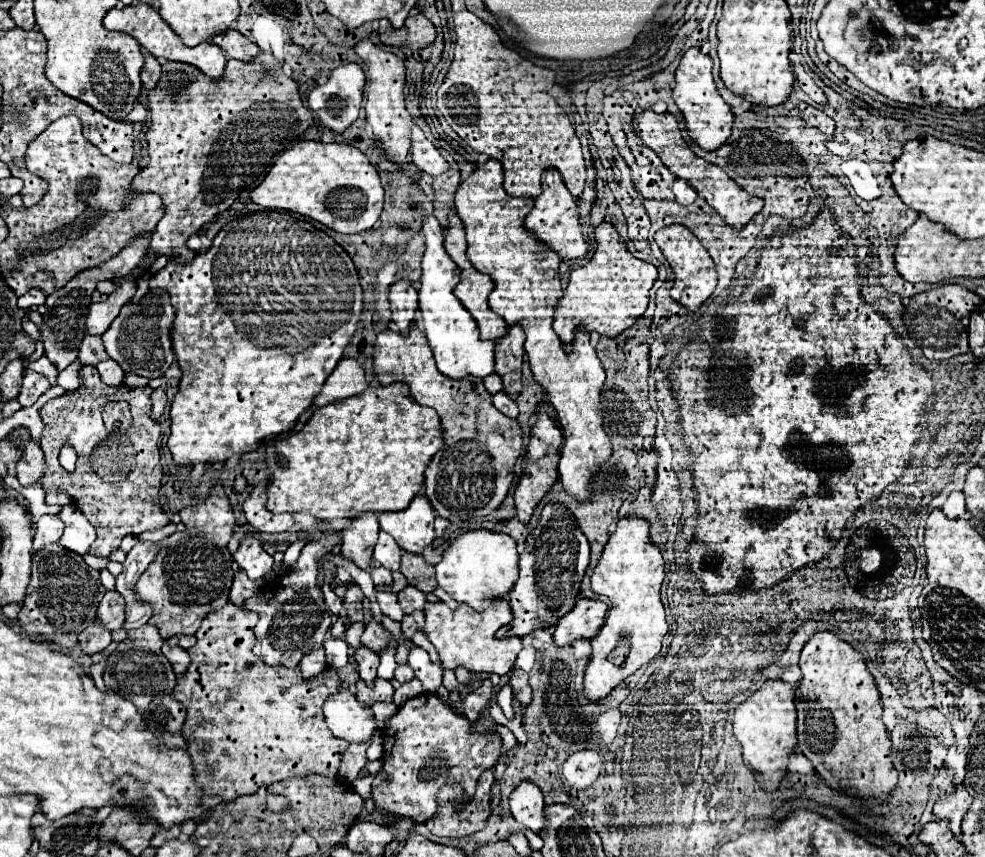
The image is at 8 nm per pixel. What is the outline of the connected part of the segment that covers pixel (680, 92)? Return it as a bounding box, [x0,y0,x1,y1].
[673,49,733,151]

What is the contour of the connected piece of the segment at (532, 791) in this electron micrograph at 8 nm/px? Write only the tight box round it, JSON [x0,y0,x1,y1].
[509,781,545,833]

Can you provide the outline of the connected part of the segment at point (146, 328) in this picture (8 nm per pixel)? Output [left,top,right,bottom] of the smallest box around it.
[103,295,175,377]

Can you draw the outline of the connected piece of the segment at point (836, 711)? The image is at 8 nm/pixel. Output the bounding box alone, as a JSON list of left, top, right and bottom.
[795,631,897,801]

